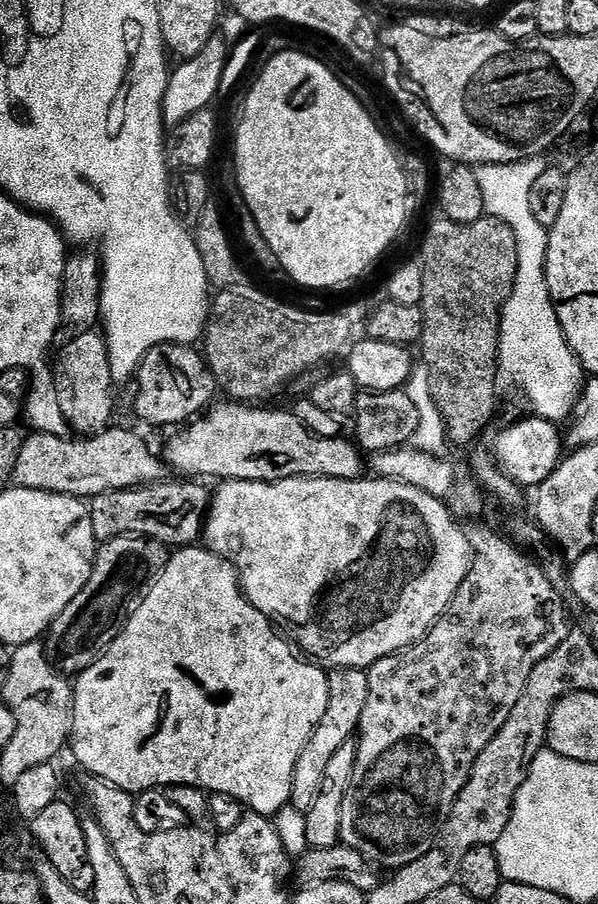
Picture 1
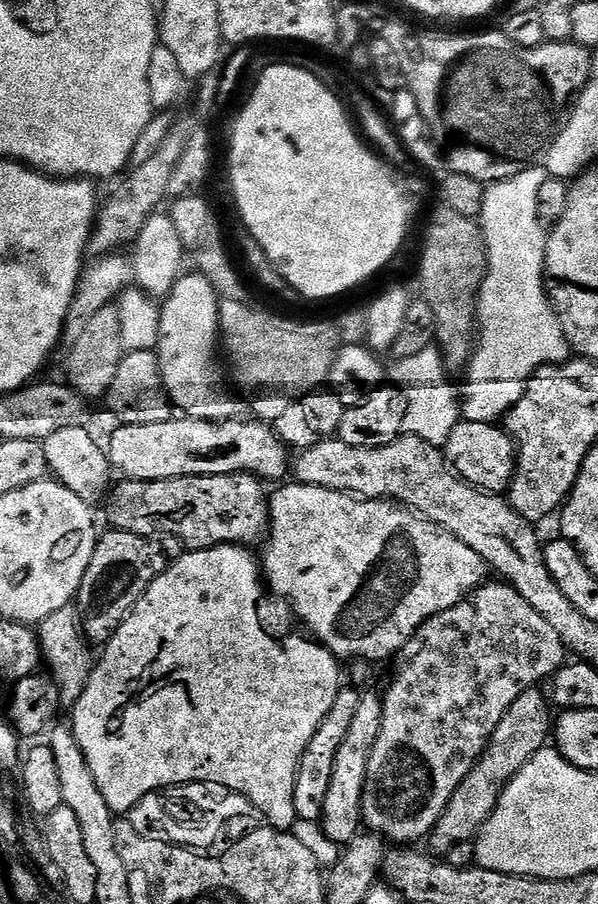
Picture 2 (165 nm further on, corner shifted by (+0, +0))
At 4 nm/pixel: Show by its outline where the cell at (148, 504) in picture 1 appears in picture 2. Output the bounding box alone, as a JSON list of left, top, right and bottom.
[106,475,266,550]

